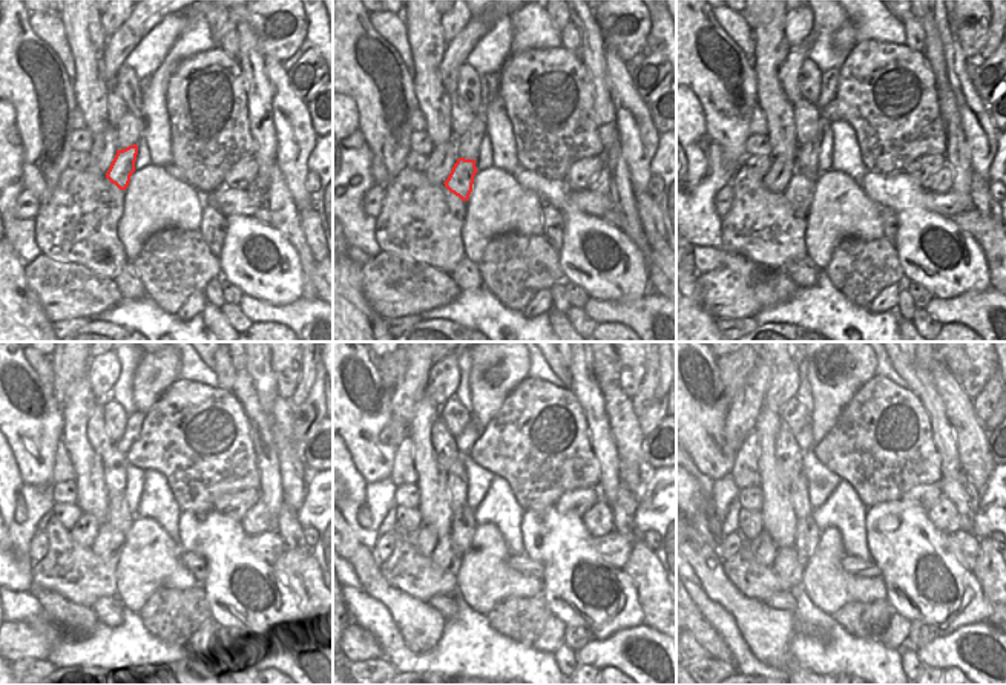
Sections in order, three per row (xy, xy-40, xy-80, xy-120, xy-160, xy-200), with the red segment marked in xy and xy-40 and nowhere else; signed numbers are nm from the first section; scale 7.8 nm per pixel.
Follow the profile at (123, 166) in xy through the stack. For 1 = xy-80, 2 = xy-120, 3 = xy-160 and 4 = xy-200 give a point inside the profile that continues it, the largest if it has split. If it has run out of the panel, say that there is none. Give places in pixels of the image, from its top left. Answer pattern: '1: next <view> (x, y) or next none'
1: next xy-80 (799, 189)
2: next xy-120 (108, 544)
3: next xy-160 (447, 557)
4: next xy-200 (789, 569)

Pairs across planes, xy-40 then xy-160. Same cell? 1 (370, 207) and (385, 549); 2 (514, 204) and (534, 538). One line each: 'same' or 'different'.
1: same
2: different

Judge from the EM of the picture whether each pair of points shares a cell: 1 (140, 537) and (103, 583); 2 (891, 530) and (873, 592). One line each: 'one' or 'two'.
1: two
2: two

